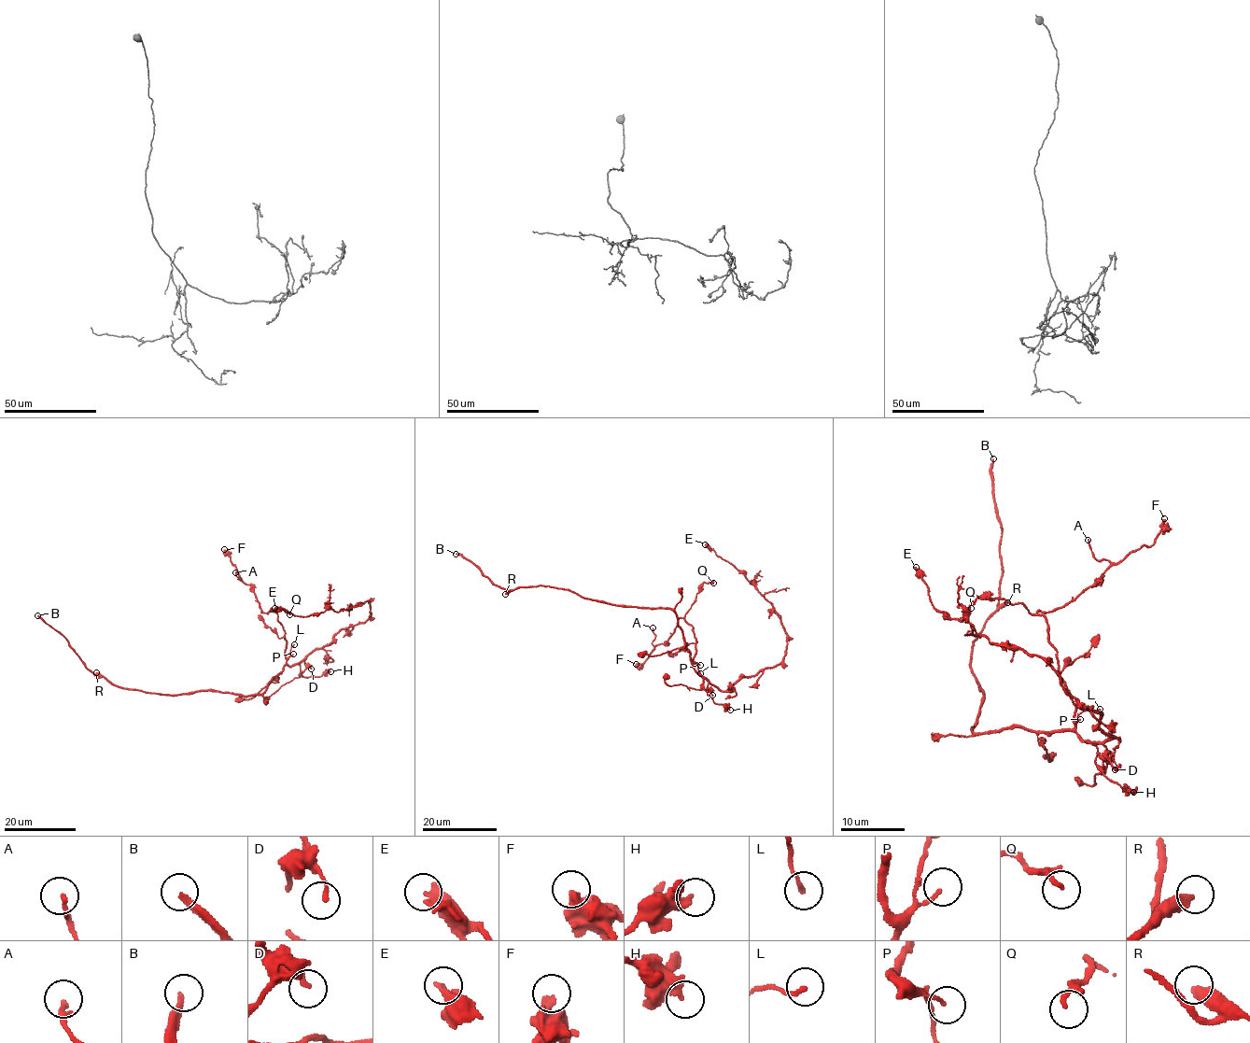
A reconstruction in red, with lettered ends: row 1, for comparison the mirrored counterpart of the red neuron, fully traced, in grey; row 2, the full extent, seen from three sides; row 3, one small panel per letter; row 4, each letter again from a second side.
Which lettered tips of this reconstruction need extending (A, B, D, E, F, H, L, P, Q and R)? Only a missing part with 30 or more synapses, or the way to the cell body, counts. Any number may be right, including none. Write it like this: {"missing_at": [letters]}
{"missing_at": ["B", "R"]}

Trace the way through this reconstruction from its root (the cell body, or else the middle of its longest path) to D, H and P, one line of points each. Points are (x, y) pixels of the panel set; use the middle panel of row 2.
D: (684, 642), (692, 666), (707, 681), (707, 688), (712, 695)
H: (684, 642), (690, 662), (703, 680), (703, 687), (708, 695), (715, 703), (730, 710)
P: (684, 642), (691, 661), (700, 665)

